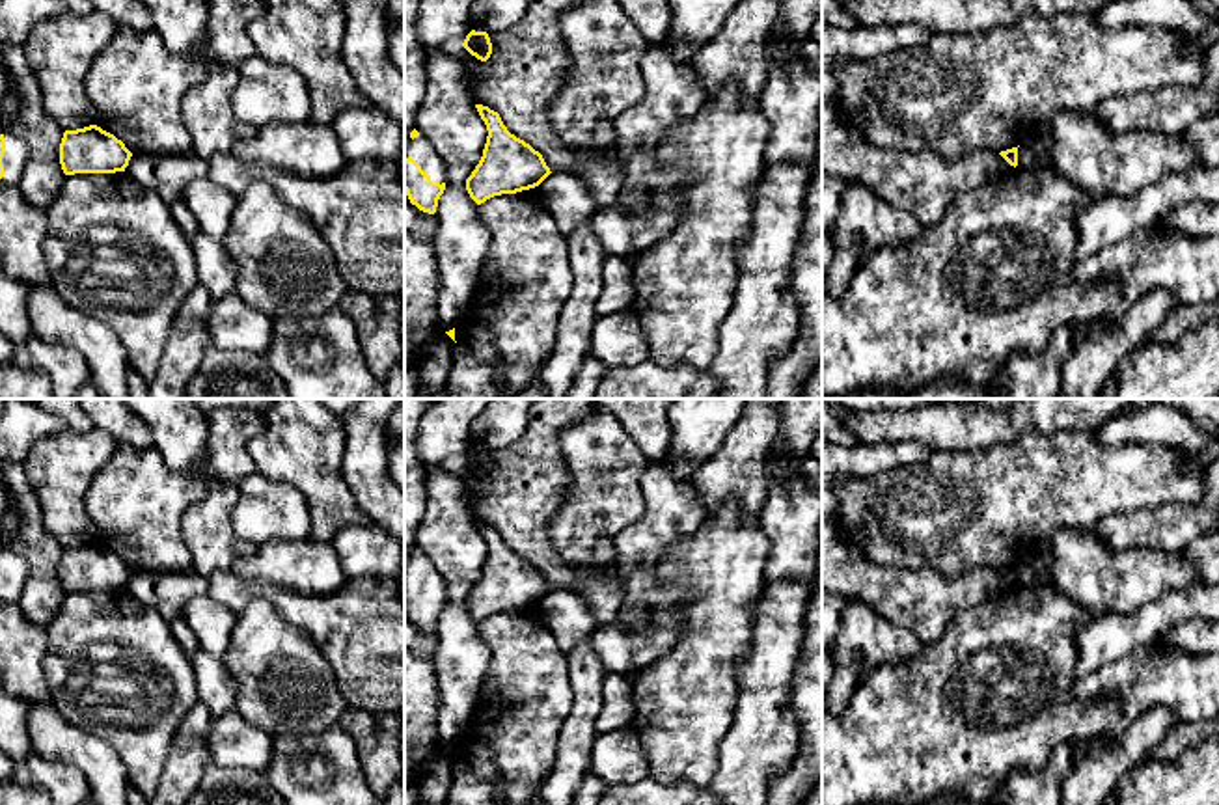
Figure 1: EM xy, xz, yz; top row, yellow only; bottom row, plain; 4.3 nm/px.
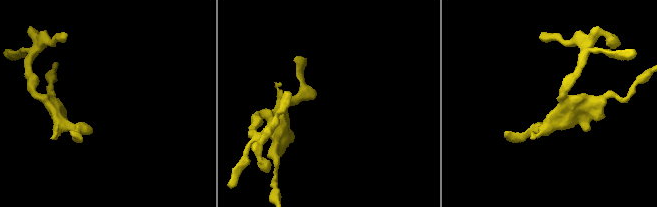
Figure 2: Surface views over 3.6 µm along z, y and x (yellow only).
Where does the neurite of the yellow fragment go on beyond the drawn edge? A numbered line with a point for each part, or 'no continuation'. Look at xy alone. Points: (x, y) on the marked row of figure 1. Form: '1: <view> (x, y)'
1: xy (13, 161)

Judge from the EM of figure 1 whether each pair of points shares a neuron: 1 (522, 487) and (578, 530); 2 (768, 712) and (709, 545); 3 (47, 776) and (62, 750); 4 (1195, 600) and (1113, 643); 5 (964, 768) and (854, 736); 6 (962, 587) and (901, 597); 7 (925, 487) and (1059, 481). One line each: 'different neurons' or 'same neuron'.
1: different neurons
2: different neurons
3: different neurons
4: same neuron
5: same neuron
6: same neuron
7: same neuron

